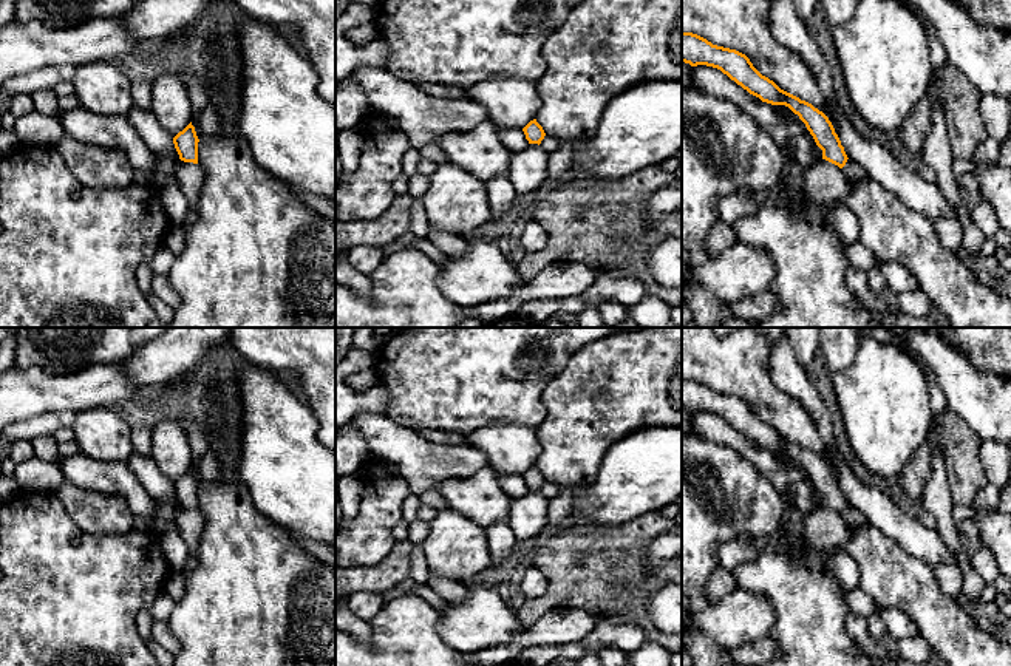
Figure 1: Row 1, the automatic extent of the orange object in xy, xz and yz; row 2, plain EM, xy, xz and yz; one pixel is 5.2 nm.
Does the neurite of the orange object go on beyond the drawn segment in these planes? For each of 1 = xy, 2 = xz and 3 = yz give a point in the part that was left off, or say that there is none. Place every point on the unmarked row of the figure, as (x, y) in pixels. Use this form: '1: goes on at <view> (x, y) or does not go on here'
1: does not go on here
2: does not go on here
3: does not go on here

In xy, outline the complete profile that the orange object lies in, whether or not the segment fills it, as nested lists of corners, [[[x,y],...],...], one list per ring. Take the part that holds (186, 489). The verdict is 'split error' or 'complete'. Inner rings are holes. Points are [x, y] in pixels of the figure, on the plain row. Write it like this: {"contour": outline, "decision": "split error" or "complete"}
{"contour": [[[192,468],[173,484],[179,505],[198,510],[198,482]]], "decision": "complete"}

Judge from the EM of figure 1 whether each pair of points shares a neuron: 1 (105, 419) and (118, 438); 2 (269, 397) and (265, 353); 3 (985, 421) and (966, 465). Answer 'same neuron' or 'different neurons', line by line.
1: same neuron
2: different neurons
3: different neurons

